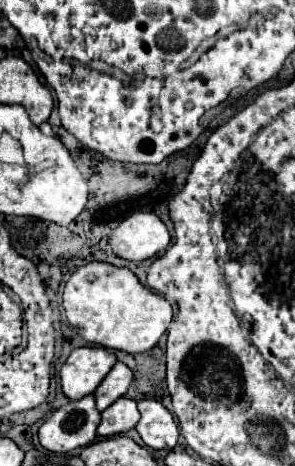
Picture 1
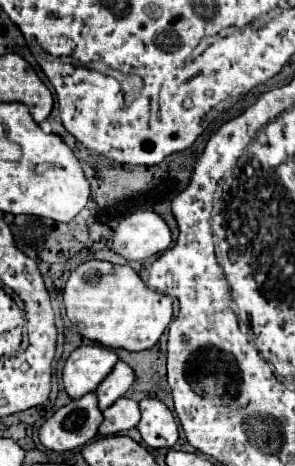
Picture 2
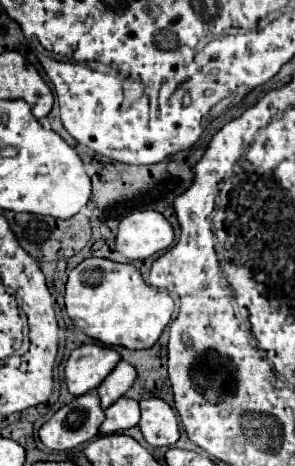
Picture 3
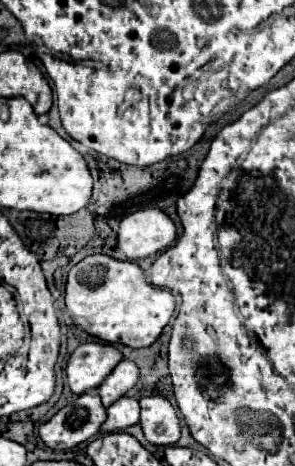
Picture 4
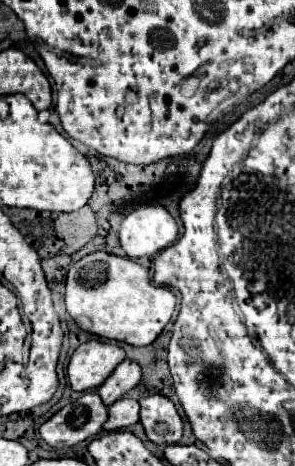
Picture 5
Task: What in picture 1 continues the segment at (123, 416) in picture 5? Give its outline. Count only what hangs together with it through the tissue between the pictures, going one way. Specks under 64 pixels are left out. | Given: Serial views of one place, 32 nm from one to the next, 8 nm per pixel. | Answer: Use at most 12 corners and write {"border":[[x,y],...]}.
{"border":[[120,398],[102,412],[98,434],[108,438],[138,424],[136,402]]}

